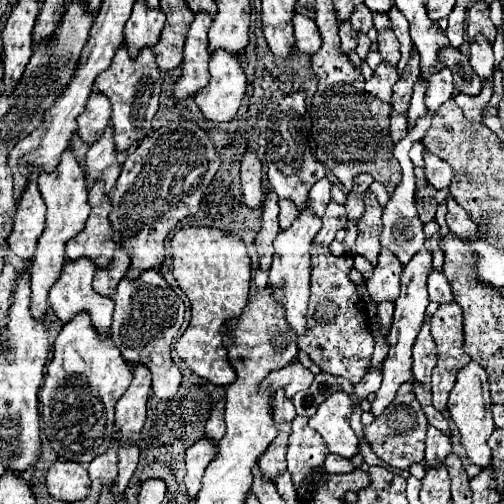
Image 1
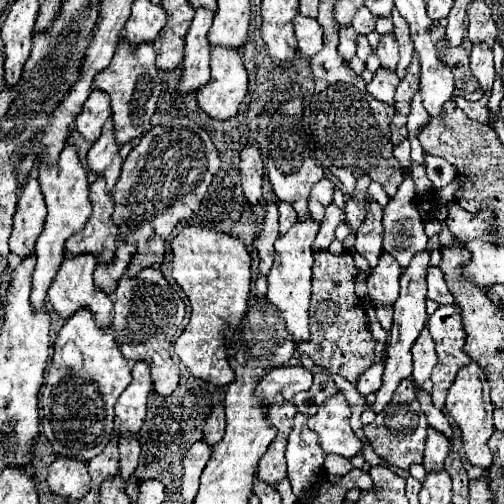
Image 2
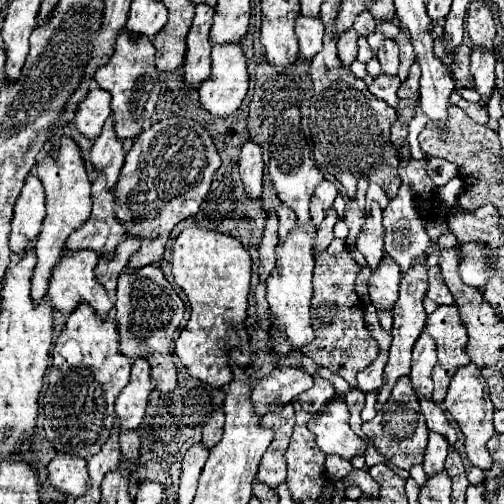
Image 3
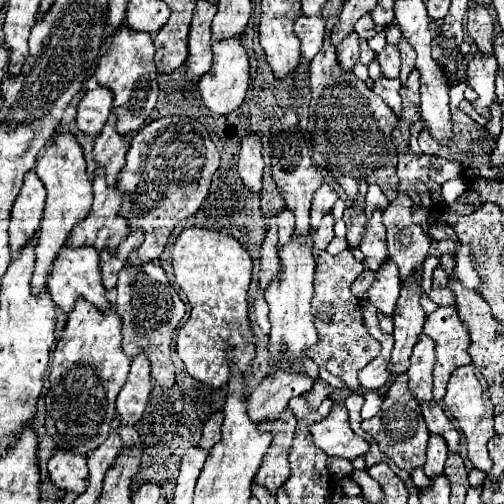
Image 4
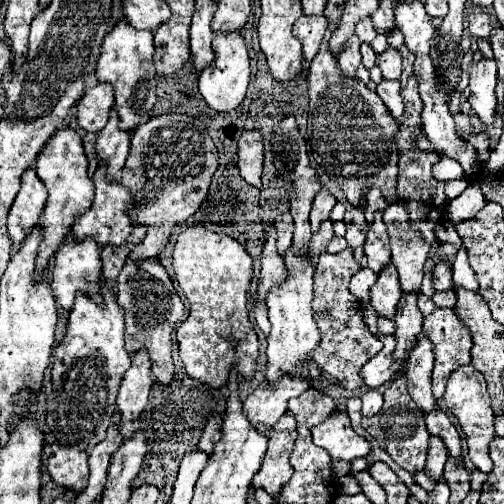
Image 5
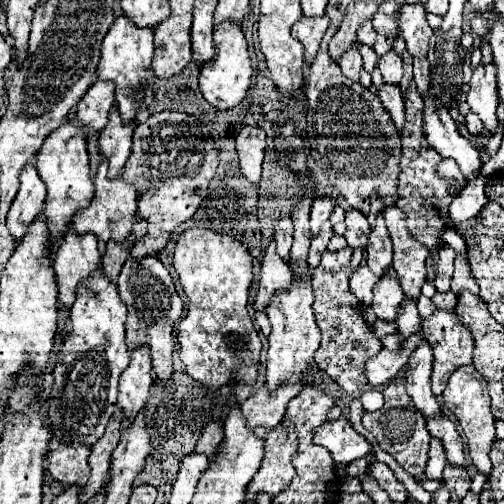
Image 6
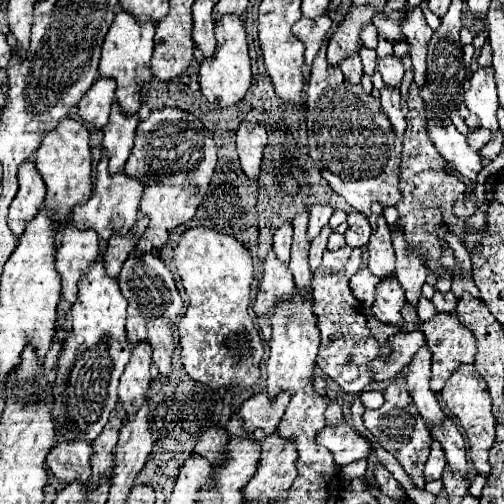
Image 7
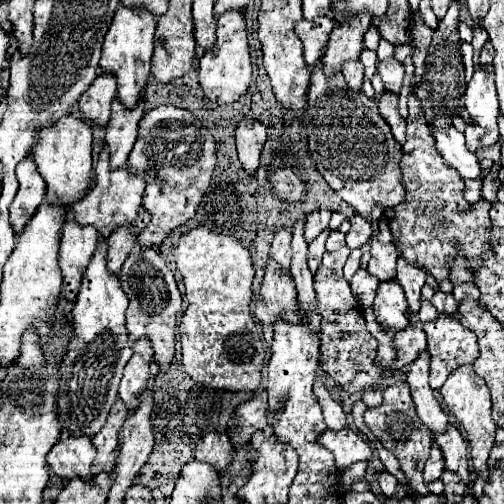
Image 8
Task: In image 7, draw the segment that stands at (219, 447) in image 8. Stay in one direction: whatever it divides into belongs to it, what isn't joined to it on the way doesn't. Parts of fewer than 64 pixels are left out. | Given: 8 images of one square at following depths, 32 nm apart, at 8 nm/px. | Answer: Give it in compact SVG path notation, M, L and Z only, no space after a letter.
M210 426L210 428L200 436L194 452L200 454L200 456L204 456L204 458L208 458L210 464L218 466L218 464L224 462L224 446L228 446L226 440L228 440L228 438L226 438L224 428L220 428L220 426Z

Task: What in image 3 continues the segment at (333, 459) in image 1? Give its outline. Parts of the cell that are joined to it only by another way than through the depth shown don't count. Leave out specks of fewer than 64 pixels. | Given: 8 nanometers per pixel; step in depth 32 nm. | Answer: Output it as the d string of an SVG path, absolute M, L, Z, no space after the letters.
M328 456L324 466L326 466L328 476L332 476L332 478L344 478L344 476L346 476L346 474L352 470L350 460L340 458L340 456Z

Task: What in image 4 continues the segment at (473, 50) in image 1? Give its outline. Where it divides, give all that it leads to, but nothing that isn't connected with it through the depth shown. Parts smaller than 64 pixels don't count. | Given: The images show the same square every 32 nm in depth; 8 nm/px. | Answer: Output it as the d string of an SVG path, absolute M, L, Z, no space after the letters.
M480 50L474 52L468 64L468 84L478 92L478 100L474 102L476 110L490 118L490 104L494 100L494 76L496 76L496 58L488 56Z

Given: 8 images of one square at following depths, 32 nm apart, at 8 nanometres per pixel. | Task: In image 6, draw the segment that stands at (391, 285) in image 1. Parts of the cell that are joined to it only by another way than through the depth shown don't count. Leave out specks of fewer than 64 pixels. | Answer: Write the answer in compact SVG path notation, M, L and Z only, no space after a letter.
M394 268L384 272L384 276L380 276L380 280L376 282L376 288L372 292L374 292L372 308L374 308L376 316L380 320L396 320L398 306L404 300L404 292L400 288Z

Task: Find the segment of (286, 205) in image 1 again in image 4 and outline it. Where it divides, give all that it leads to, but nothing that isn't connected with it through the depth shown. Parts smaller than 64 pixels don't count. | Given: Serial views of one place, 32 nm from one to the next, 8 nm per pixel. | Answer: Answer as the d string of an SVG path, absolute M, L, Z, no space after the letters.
M282 208L278 212L278 236L280 236L278 244L286 244L292 232L294 232L294 214L288 208Z

